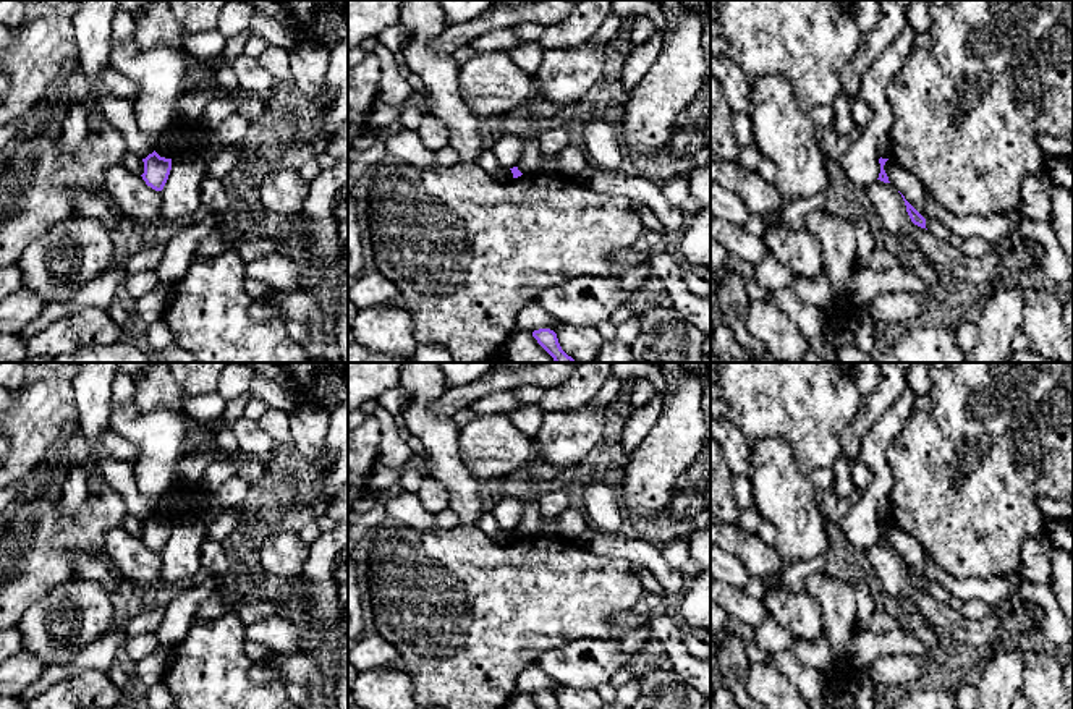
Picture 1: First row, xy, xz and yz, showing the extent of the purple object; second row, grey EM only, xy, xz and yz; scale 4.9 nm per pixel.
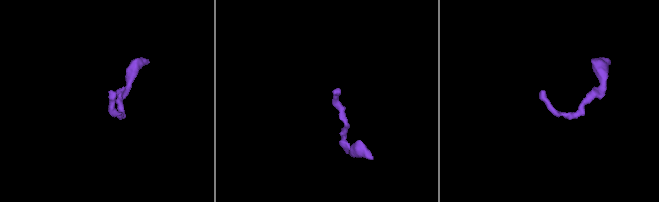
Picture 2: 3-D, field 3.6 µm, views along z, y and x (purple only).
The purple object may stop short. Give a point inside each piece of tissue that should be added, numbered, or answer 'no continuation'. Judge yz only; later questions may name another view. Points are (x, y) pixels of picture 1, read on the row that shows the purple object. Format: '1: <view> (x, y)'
no continuation

